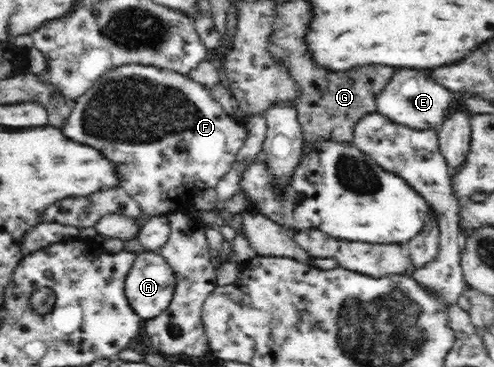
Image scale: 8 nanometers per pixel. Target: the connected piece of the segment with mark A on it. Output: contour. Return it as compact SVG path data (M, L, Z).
M157 252L135 253L130 269L123 279L125 296L130 307L144 321L148 321L162 315L170 305L176 280L169 263Z

